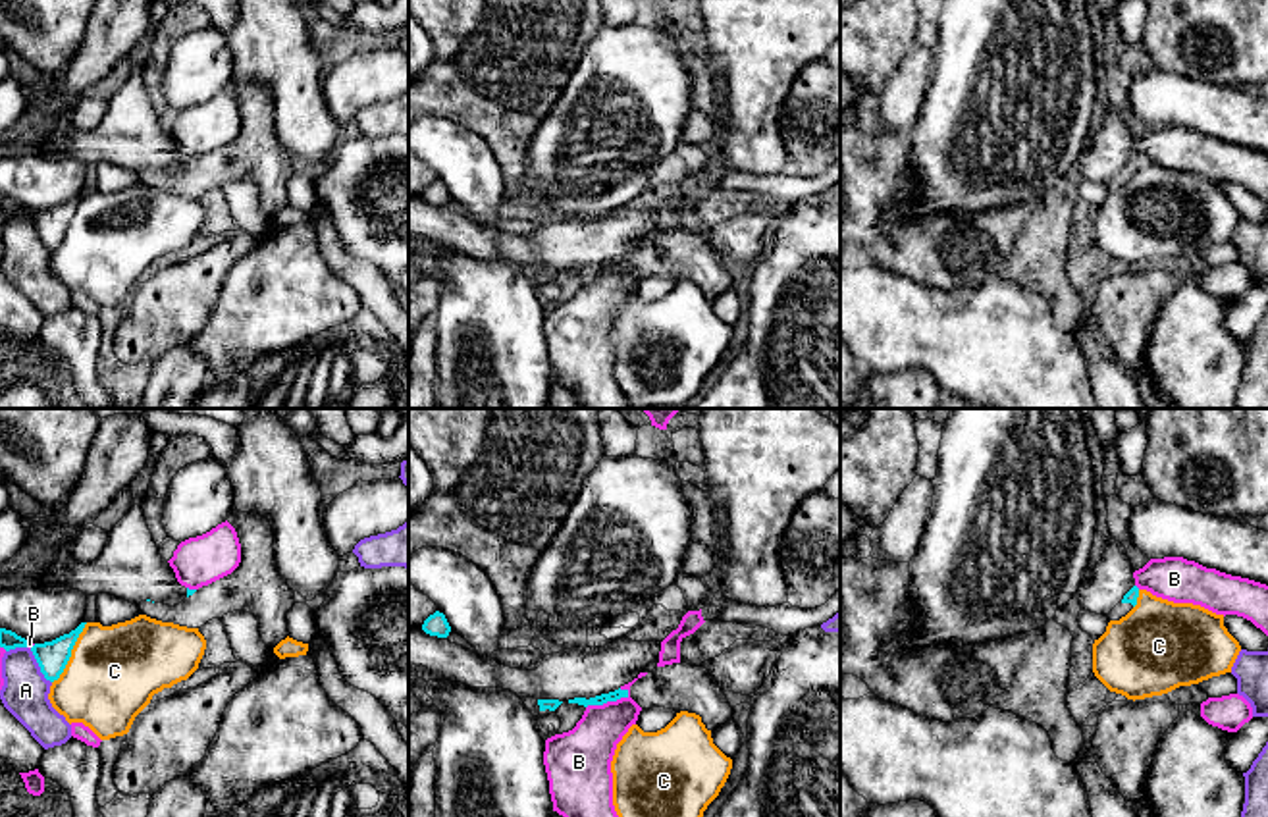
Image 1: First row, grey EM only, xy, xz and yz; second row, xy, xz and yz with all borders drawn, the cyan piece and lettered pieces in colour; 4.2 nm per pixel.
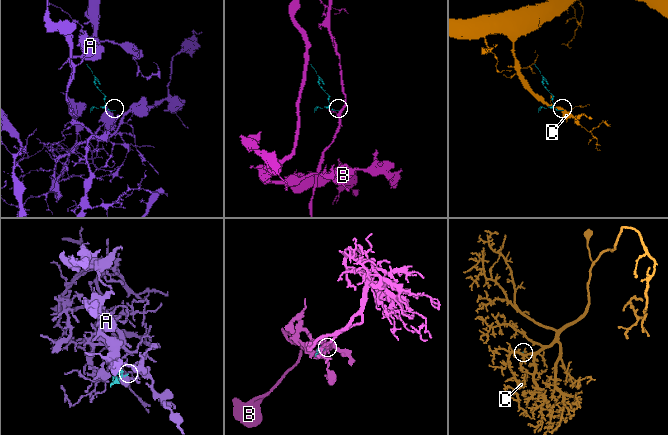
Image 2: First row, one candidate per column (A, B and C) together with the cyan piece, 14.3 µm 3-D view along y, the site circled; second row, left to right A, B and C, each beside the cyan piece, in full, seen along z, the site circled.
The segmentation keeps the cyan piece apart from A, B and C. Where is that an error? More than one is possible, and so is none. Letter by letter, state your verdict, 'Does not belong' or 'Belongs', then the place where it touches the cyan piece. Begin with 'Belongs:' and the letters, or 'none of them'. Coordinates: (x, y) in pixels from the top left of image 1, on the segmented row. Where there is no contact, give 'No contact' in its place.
Belongs: none of them
A: Does not belong. Touches cyan at xy (39, 665)
B: Does not belong. Touches cyan at xz (607, 700)
C: Does not belong. Touches cyan at xy (70, 654)

